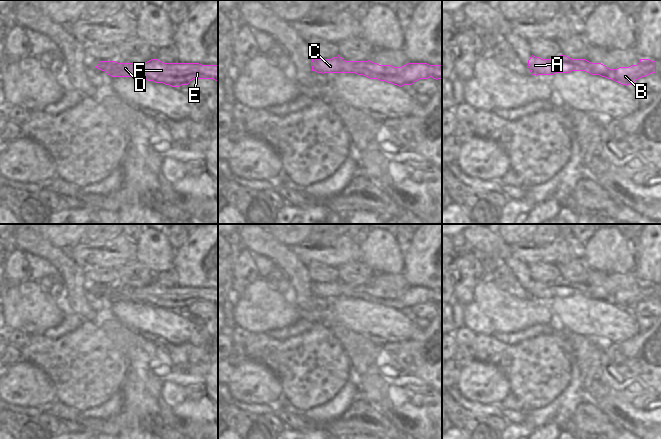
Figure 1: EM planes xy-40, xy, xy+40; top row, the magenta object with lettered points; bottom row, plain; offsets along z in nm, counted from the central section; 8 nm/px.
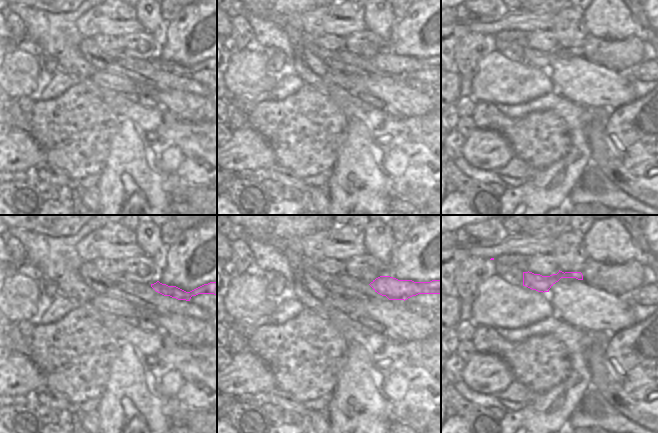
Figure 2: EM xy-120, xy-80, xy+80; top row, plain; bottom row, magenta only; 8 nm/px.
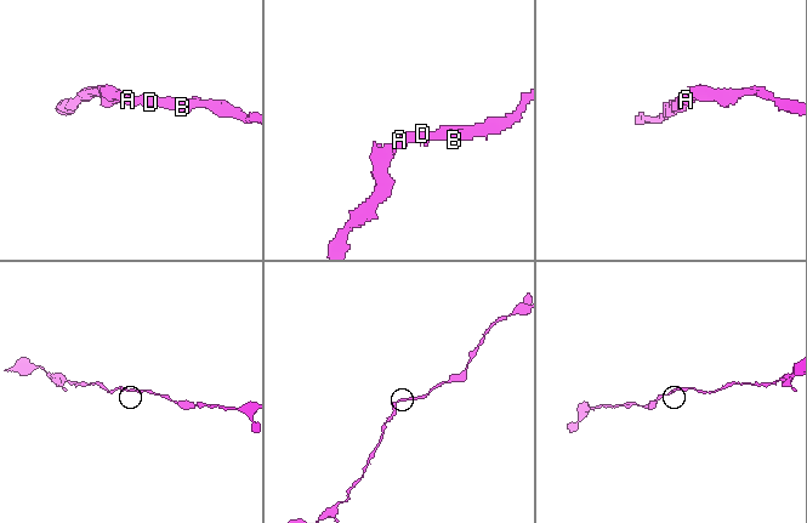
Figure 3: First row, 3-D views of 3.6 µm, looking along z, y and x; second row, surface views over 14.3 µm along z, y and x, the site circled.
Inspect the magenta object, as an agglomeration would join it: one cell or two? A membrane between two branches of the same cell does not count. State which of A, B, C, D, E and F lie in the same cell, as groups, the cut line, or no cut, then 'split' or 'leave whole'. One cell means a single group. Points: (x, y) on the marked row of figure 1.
groups A B C D E F; cut none; leave whole

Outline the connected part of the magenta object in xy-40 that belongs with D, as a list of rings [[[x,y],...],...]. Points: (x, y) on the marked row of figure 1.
[[[151,59],[139,65],[128,62],[99,61],[96,68],[105,71],[111,77],[137,77],[171,87],[188,85],[193,79],[213,79],[218,82],[218,65],[163,63],[157,59]]]

